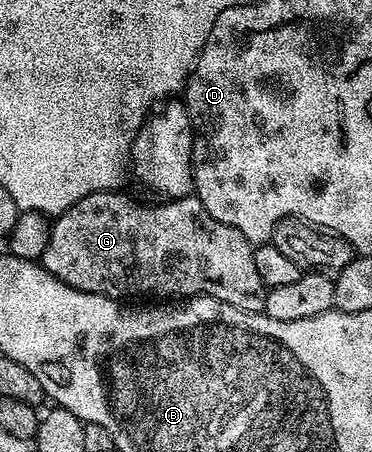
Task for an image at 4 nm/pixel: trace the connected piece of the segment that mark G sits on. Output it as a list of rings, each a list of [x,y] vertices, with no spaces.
[[[99,191],[98,193],[90,193],[90,197],[82,197],[82,201],[70,205],[70,209],[66,209],[61,215],[55,216],[51,220],[51,224],[50,241],[46,241],[46,249],[38,261],[40,266],[45,267],[54,277],[58,277],[58,281],[62,281],[74,289],[86,293],[109,295],[112,299],[121,301],[127,300],[127,295],[153,295],[153,300],[156,301],[172,301],[177,297],[194,295],[209,295],[216,299],[220,296],[220,285],[218,285],[220,267],[226,267],[226,261],[248,261],[248,254],[254,250],[253,244],[249,243],[246,237],[242,237],[242,233],[238,233],[238,229],[234,229],[230,225],[222,225],[222,221],[214,221],[214,217],[210,217],[210,213],[206,213],[202,201],[195,197],[173,199],[160,206],[144,206],[135,203],[126,193]]]

